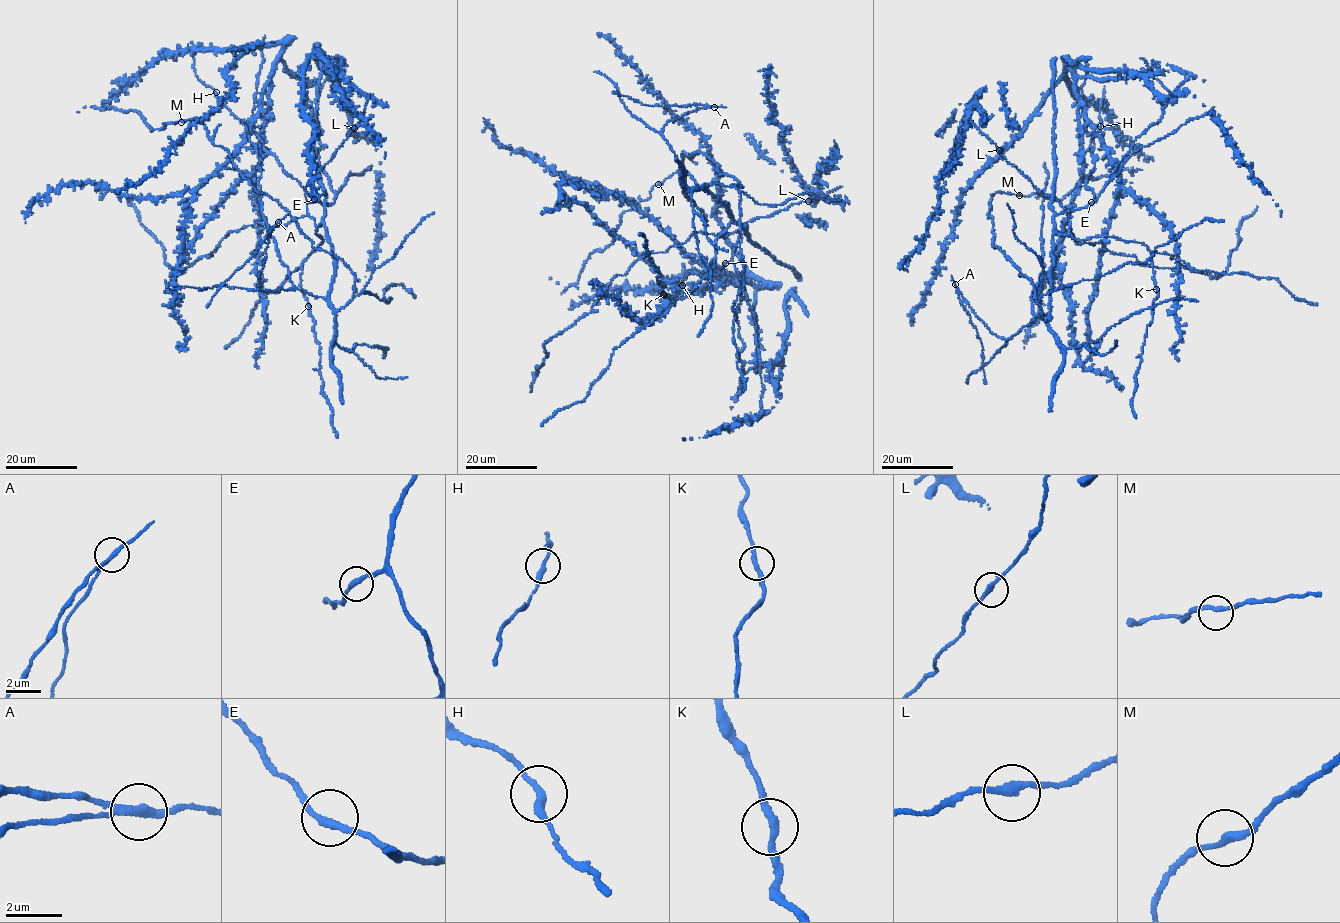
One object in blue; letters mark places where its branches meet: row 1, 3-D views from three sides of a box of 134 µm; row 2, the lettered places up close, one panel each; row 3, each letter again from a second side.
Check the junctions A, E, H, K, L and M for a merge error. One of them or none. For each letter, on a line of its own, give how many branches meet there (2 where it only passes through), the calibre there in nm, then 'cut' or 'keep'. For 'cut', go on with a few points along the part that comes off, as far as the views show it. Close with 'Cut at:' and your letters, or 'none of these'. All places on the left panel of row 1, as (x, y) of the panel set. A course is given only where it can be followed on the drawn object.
A: branches 2; calibre 240 nm; cut; course (278, 222), (251, 257), (226, 280), (206, 308)
E: branches 2; calibre 240 nm; keep
H: branches 2; calibre 240 nm; keep
K: branches 2; calibre 240 nm; keep
L: branches 2; calibre 240 nm; keep
M: branches 2; calibre 240 nm; keep
Cut at: A

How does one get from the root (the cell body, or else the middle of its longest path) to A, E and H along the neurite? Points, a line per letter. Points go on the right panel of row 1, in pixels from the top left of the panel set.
A: (1052, 237), (1050, 313), (1035, 317), (1030, 324), (1021, 327), (1008, 339), (990, 331), (955, 284)
E: (1052, 237), (1055, 215), (1091, 202)
H: (1052, 237), (1055, 215), (1094, 201), (1093, 190), (1085, 186), (1086, 177), (1095, 167), (1090, 146), (1100, 126)

